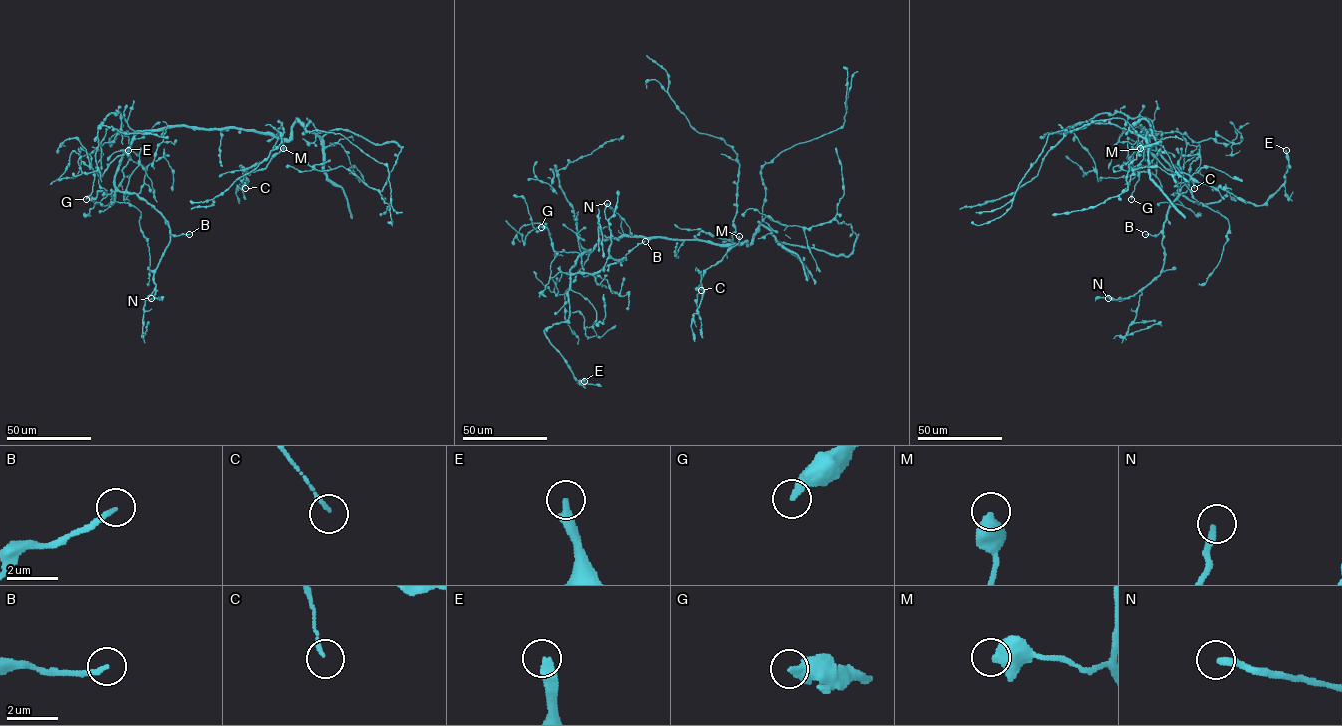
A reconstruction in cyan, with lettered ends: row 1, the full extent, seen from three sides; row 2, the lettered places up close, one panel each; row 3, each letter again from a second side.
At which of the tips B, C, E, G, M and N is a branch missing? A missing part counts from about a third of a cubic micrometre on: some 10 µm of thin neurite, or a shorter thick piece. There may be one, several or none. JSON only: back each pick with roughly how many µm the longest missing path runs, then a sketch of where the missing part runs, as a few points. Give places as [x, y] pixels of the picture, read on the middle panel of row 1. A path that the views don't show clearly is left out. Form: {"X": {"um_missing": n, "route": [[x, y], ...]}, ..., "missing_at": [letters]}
{"B": {"um_missing": 9}, "E": {"um_missing": 60}, "N": {"um_missing": 15}, "missing_at": ["B", "E", "N"]}

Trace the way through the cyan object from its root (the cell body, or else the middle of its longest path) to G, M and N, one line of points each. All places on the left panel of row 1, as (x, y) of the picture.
G: (233, 127), (181, 126), (140, 131), (130, 148), (115, 158), (101, 177), (95, 172), (92, 191), (86, 199)
M: (233, 127), (273, 134), (283, 141), (283, 148)
N: (233, 127), (140, 131), (118, 166), (115, 186), (143, 197), (168, 221), (170, 241), (153, 275), (151, 298)

